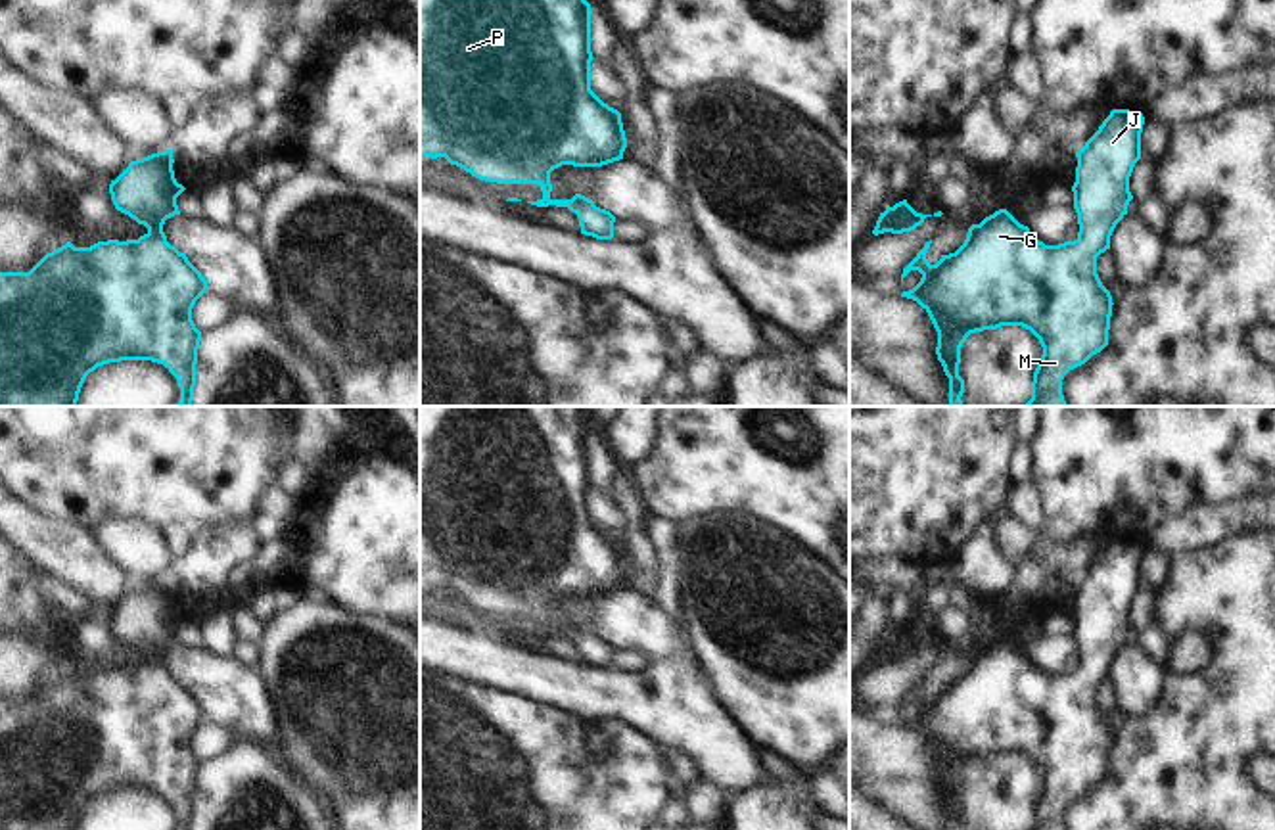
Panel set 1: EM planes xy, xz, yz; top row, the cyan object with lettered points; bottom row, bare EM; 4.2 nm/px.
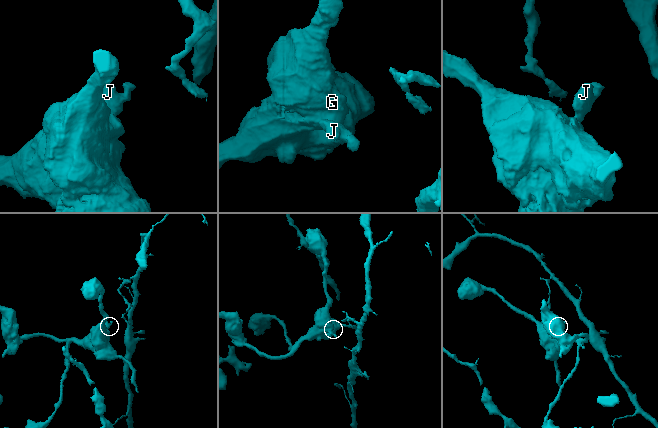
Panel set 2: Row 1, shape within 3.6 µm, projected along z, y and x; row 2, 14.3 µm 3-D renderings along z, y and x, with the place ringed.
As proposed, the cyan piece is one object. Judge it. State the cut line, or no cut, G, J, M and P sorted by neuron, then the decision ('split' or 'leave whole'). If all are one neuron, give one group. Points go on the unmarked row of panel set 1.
cut none; groups G J M P; leave whole

